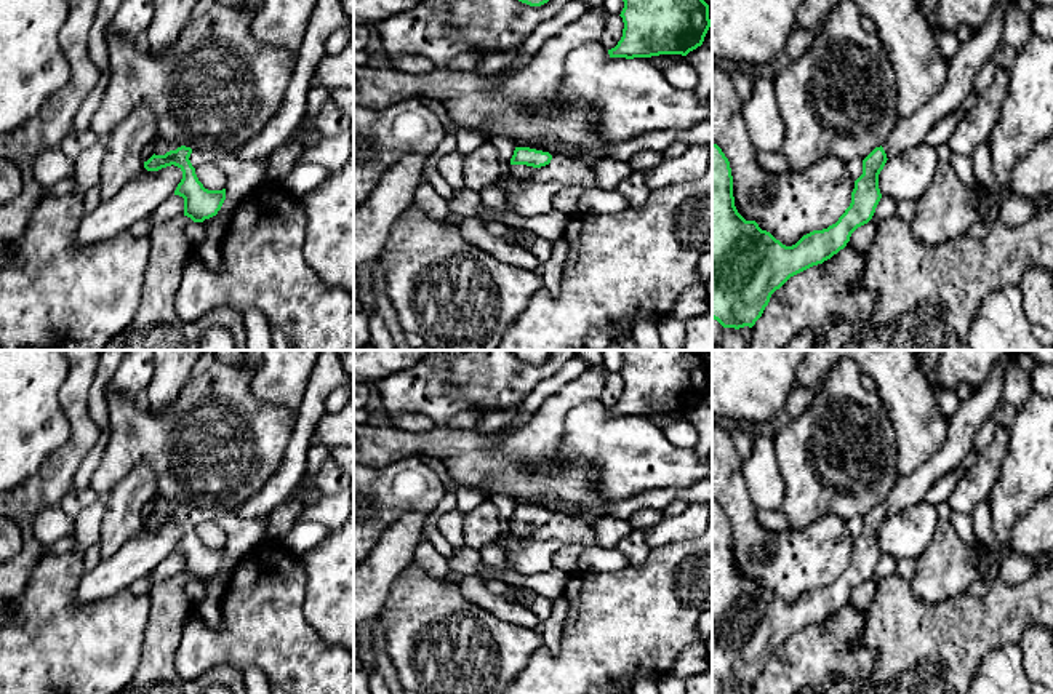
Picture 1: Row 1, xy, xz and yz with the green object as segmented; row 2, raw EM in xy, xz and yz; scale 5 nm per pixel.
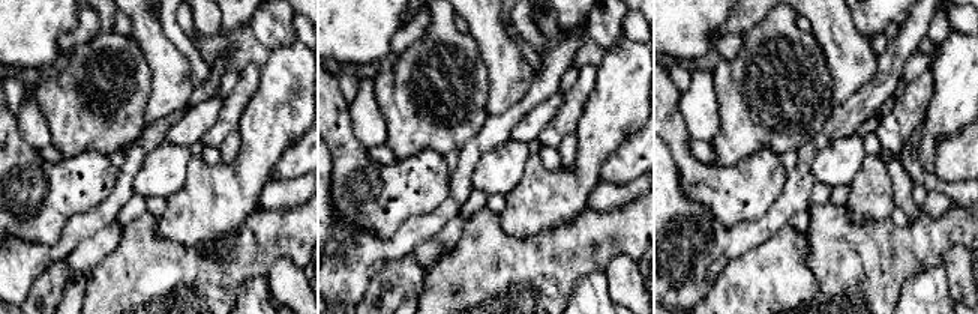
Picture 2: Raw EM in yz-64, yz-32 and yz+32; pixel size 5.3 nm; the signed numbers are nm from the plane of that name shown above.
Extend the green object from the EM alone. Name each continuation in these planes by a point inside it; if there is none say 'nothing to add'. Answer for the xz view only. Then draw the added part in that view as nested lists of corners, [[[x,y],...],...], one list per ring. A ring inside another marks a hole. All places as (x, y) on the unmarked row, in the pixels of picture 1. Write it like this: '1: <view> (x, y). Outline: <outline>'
1: xz (517, 528). Outline: [[[512,523],[510,524],[510,531],[517,536],[526,536],[528,532],[531,532],[536,526],[533,524],[526,524],[526,523]]]

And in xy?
1: xy (160, 504). Outline: [[[162,496],[154,497],[152,502],[154,502],[155,513],[165,513],[166,510],[178,507],[178,504],[173,504],[166,497],[162,497]]]

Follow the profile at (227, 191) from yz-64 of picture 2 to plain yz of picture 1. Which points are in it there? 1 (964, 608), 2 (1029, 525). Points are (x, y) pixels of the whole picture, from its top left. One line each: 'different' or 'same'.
1: different
2: different

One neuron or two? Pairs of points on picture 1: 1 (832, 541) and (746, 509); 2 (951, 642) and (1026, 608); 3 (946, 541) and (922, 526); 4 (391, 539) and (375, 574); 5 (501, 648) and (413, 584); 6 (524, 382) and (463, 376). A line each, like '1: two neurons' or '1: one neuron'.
1: one neuron
2: one neuron
3: two neurons
4: one neuron
5: one neuron
6: one neuron

